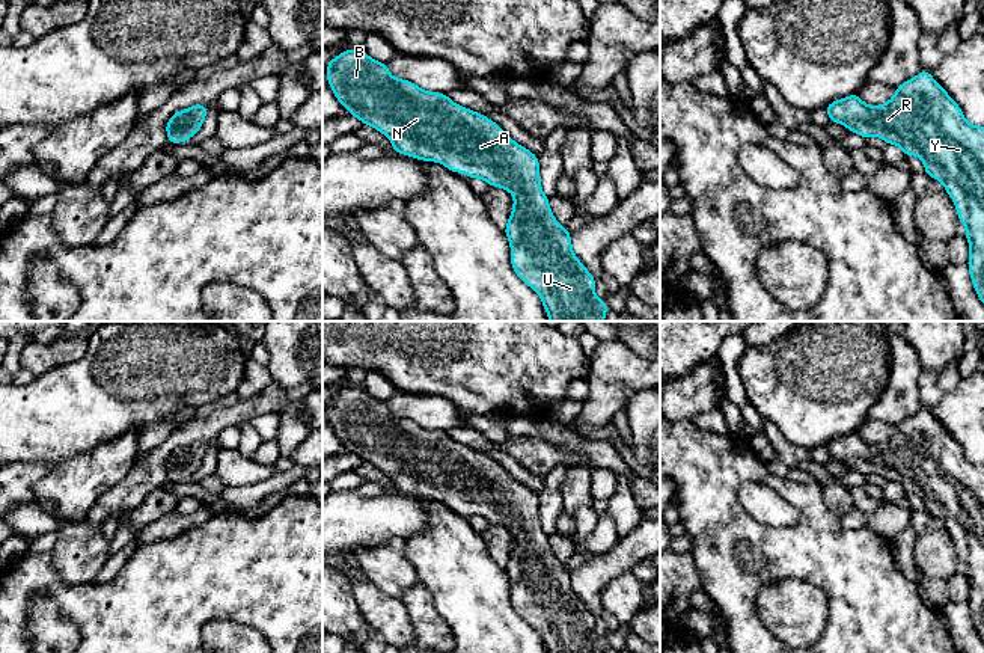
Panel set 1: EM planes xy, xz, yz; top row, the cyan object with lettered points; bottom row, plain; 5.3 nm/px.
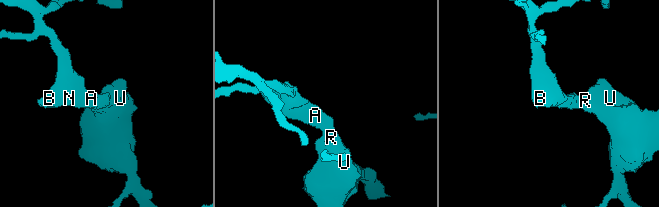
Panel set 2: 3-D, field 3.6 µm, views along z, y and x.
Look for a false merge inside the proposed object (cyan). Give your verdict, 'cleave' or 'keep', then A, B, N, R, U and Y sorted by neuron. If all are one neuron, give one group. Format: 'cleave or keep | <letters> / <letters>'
keep | A B N R U Y

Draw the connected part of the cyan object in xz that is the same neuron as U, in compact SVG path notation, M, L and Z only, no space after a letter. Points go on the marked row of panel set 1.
M362 48L345 50L325 65L327 83L338 101L363 124L371 125L392 140L392 149L422 161L439 161L451 172L461 170L472 178L487 181L512 193L514 207L505 234L511 243L511 264L518 277L539 294L550 321L604 321L609 306L594 294L595 277L577 259L571 249L571 234L552 214L549 196L541 192L538 157L515 143L487 116L455 104L446 94L422 90L413 81L393 78L384 62L372 60Z

